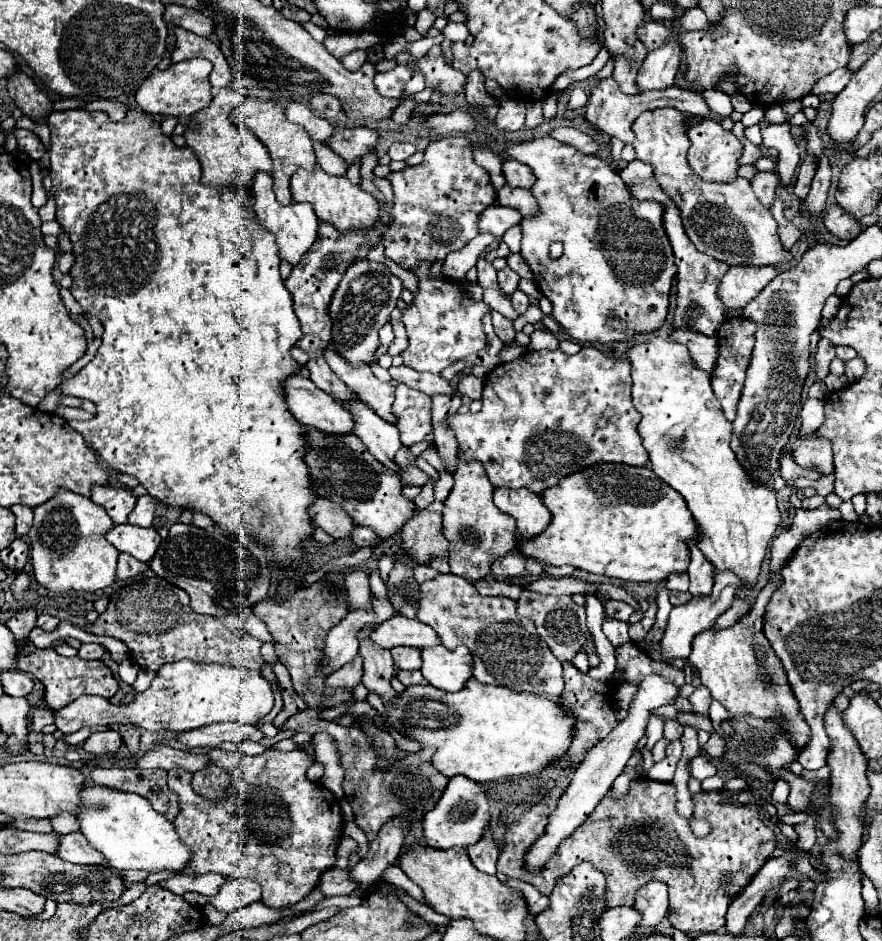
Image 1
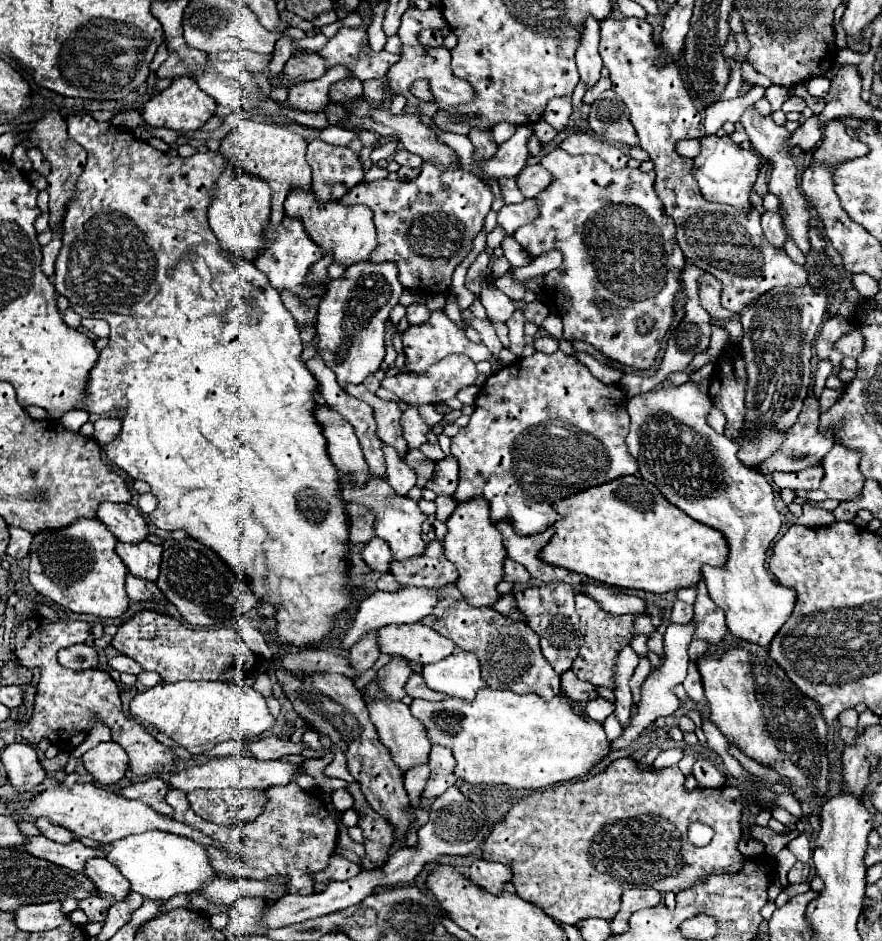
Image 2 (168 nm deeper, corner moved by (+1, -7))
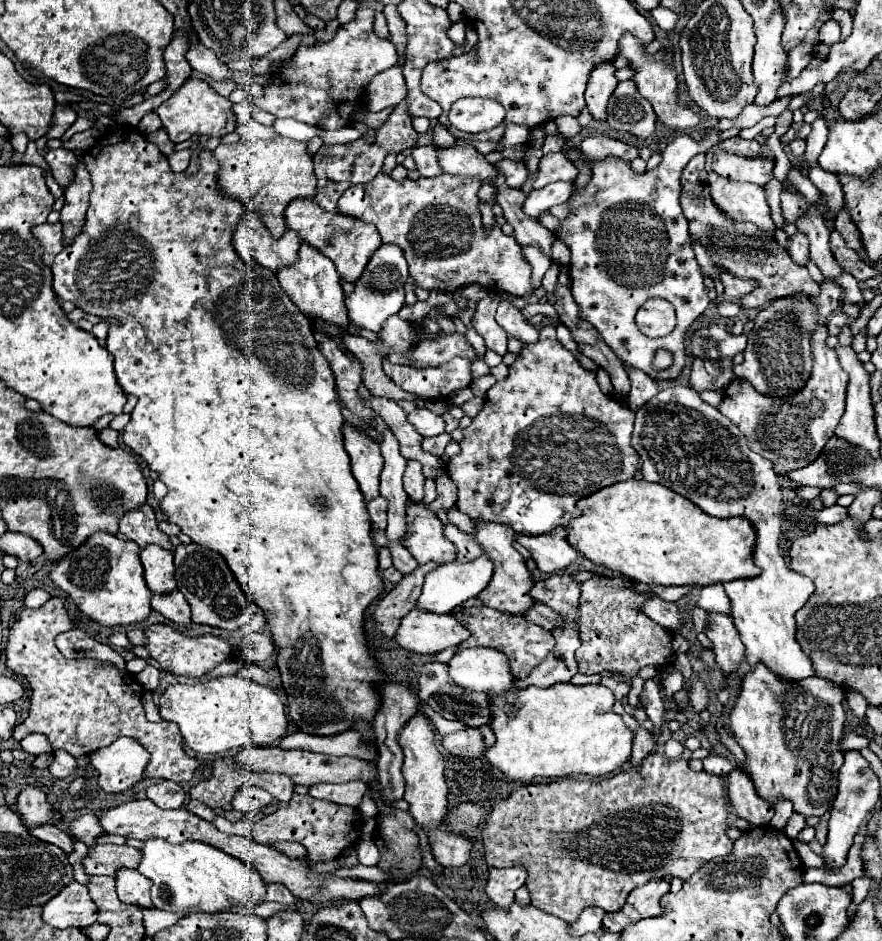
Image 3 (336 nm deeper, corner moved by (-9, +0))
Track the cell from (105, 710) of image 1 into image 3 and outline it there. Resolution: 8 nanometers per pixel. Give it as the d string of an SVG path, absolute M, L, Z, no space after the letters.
M238 674L194 684L170 684L158 700L158 712L164 720L176 722L184 742L200 754L224 754L246 746L272 746L286 736L288 728L288 716L278 694Z

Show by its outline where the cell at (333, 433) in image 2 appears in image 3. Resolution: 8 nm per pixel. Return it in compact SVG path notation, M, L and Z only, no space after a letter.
M344 426L344 448L352 460L352 474L360 484L360 490L370 502L378 496L378 474L382 472L380 444L356 426Z

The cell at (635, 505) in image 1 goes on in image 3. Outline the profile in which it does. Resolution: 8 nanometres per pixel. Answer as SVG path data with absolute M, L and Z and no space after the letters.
M626 480L598 490L578 502L582 514L570 522L568 528L568 544L584 554L590 562L620 572L636 582L654 584L654 586L708 586L716 582L728 582L736 578L752 578L758 576L758 566L754 566L750 558L750 550L754 546L754 528L746 518L730 518L718 520L708 514L702 514L698 506L690 500L674 494L670 488L662 484L652 484L642 480Z

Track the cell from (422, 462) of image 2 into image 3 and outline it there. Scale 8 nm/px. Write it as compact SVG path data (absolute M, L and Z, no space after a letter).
M440 434L440 436L434 436L434 438L424 438L424 440L422 440L422 448L424 448L426 452L442 458L442 456L444 456L444 448L448 446L450 440L452 440L450 434Z

